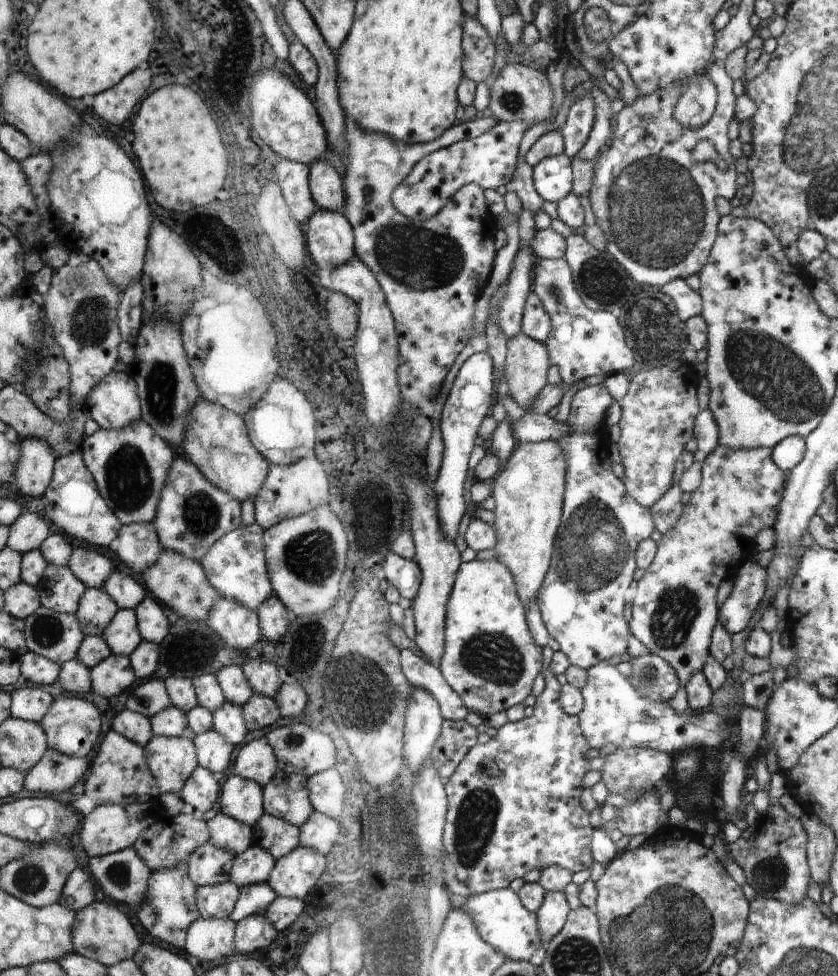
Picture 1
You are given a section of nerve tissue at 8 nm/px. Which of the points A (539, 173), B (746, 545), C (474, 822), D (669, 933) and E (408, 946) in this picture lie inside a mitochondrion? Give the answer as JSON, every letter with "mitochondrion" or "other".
{"A":"other","B":"other","C":"mitochondrion","D":"mitochondrion","E":"mitochondrion"}

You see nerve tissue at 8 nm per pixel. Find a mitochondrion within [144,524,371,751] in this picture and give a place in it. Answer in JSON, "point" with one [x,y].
{"point":[311,557]}

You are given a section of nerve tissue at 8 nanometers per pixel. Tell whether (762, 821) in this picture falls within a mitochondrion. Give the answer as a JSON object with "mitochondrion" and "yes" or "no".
{"mitochondrion":"no"}

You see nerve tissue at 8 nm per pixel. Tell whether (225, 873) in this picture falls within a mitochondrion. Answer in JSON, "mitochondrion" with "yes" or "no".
{"mitochondrion":"no"}

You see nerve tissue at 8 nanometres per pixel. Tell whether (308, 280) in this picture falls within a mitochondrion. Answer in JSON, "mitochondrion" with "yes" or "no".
{"mitochondrion":"no"}

